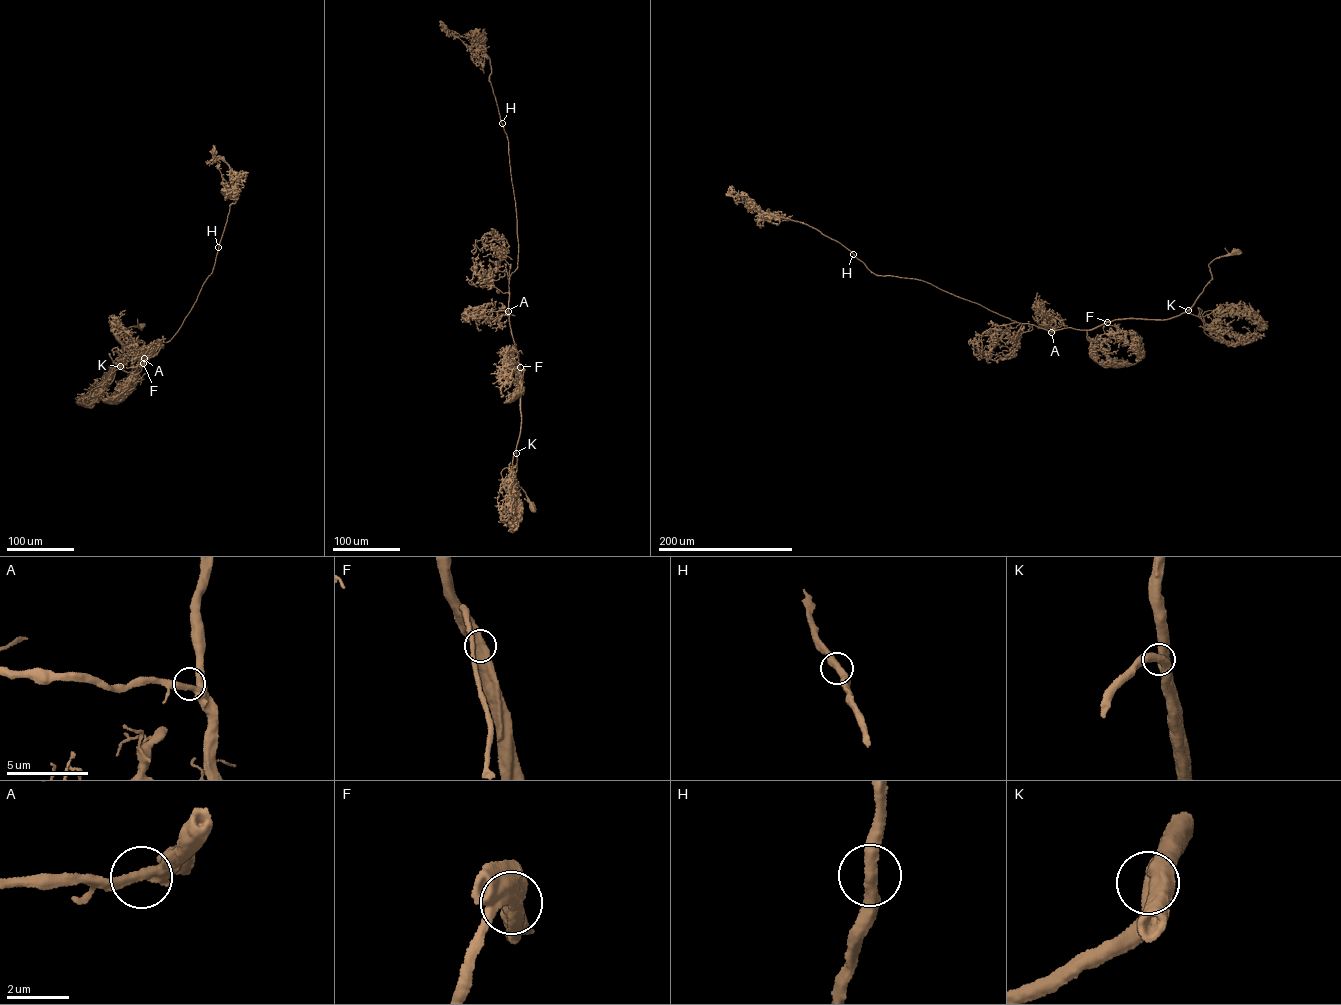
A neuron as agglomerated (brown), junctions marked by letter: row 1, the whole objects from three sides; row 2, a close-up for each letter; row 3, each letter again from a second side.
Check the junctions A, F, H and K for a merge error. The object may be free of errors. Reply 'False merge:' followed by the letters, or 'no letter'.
False merge: no letter

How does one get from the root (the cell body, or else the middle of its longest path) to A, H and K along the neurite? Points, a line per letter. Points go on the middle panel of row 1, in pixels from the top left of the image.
A: (530, 506), (525, 492), (513, 482), (516, 482), (516, 449), (521, 426), (521, 375), (508, 311)
H: (530, 506), (513, 482), (521, 375), (509, 321), (509, 283), (517, 268), (518, 246), (502, 123)
K: (530, 506), (525, 492), (513, 482), (516, 482), (516, 453)

